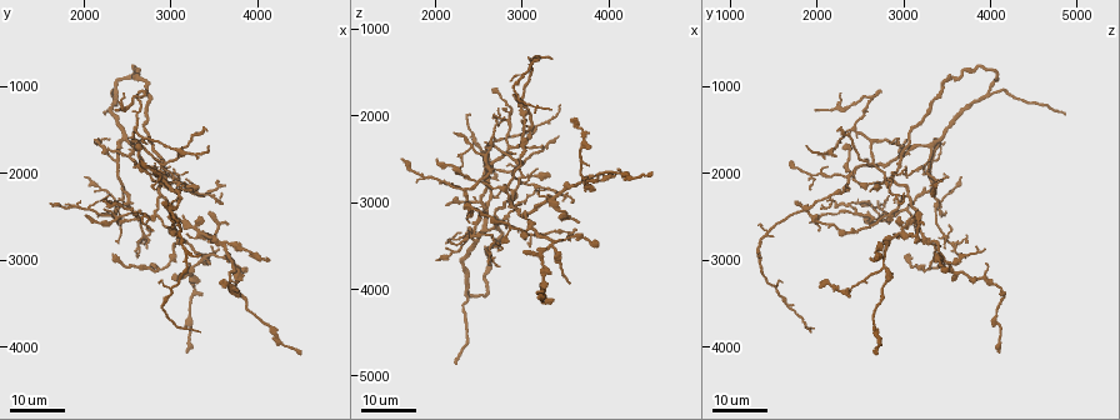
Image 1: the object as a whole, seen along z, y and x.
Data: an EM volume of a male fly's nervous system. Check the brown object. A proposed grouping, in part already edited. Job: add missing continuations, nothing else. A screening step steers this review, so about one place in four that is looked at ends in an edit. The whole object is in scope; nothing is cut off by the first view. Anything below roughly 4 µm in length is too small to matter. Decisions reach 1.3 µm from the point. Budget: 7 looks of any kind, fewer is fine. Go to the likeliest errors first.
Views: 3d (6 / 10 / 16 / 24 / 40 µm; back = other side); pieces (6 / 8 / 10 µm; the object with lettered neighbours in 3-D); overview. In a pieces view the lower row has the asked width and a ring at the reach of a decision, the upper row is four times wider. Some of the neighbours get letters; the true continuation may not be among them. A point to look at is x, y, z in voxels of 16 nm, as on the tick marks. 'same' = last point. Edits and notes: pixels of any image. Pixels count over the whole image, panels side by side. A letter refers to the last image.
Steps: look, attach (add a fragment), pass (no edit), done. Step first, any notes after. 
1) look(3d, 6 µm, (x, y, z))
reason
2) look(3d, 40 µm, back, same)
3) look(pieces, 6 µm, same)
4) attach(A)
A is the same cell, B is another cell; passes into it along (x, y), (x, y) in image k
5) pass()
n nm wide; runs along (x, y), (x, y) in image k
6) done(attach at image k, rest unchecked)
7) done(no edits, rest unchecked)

look(3d, 24 µm, (2250, 1300, 4850))
an open end

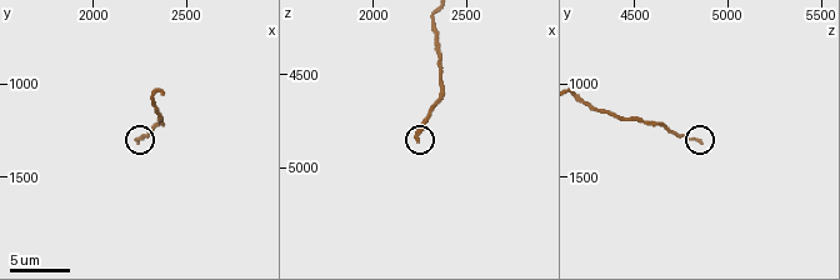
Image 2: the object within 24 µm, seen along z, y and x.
look(pieces, 10 µm, (2220, 1320, 4860))

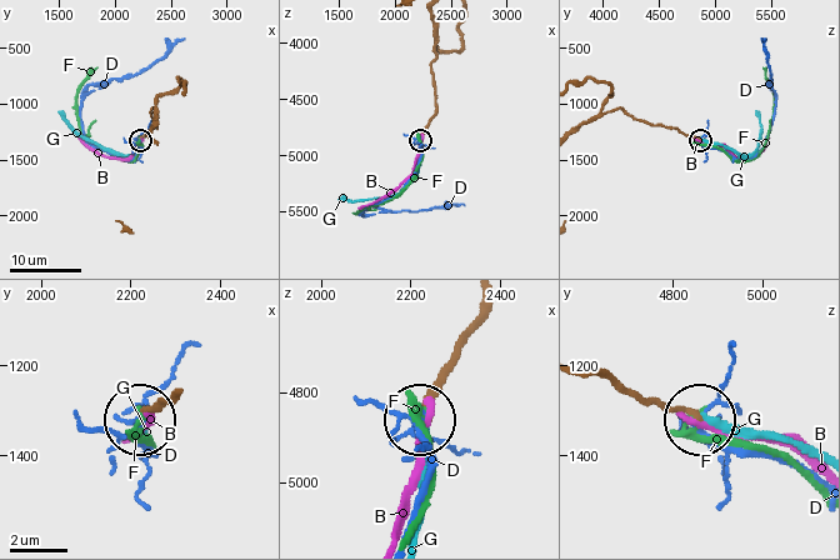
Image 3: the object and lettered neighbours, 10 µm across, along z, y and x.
attach(G)
210 nm wide; G is the same cell, B, D and F are other cells; passes into it along (623, 386), (671, 408), (814, 446) in image 3; the cell continues

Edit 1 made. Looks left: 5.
look(overview)
redraw

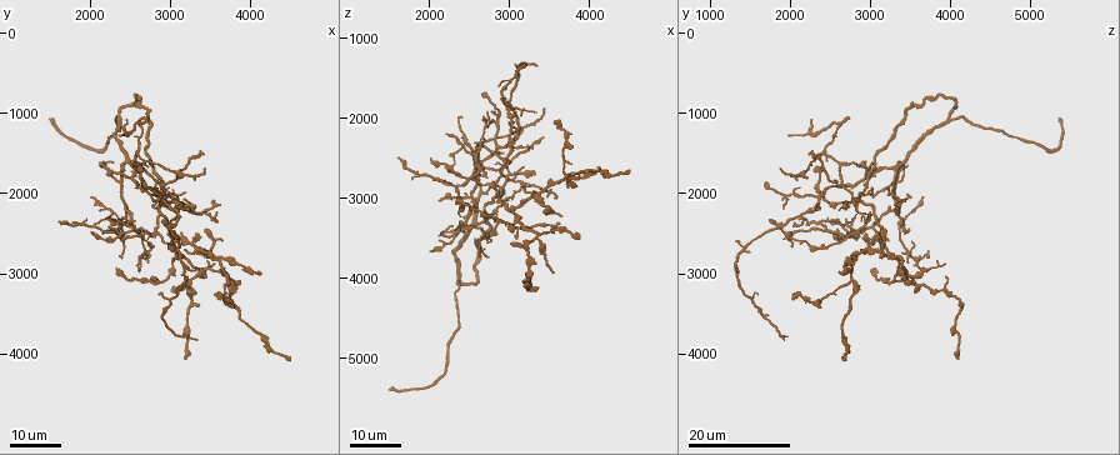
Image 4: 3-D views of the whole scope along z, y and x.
look(3d, 16 µm, (1550, 1100, 5400))
free end

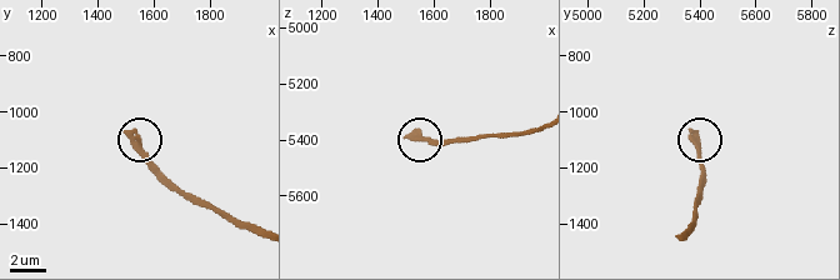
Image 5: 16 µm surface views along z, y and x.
look(pieces, 8 µm, (1530, 1070, 5370))

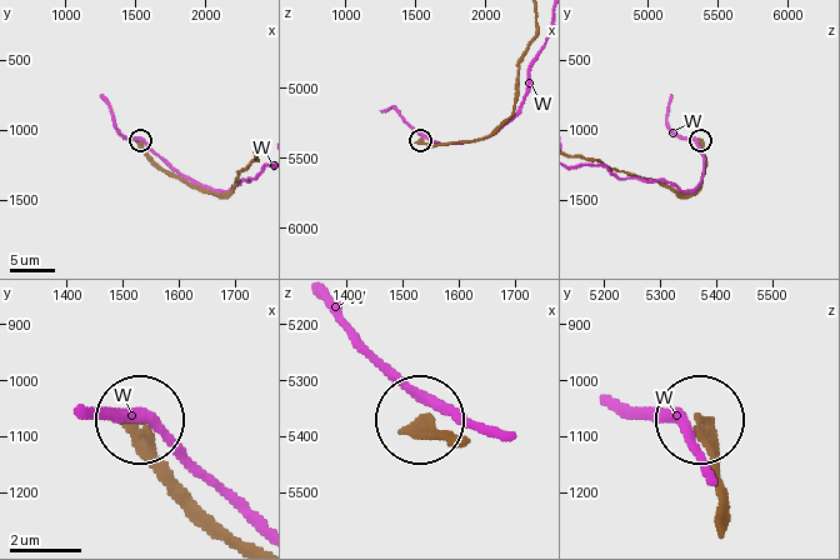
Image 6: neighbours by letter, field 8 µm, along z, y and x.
pass()
260 nm wide; W is another cell; runs along (719, 509), (719, 474), (700, 423) in image 6; no lettered fragment goes on from it

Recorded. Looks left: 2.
look(3d, 16 µm, (2150, 1600, 3050))
free end

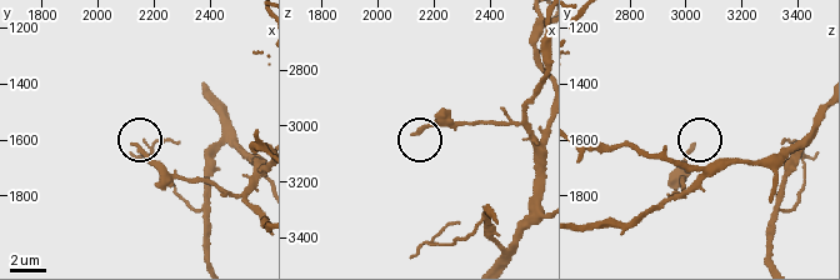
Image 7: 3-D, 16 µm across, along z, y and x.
look(pieces, 6 µm, (2130, 1610, 3030))
see the neighbours

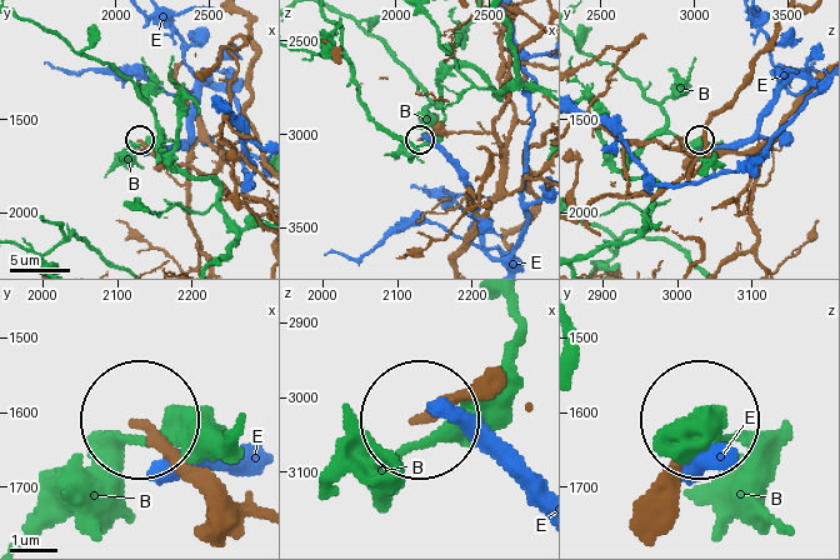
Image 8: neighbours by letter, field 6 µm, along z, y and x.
pass()
B and E are other cells; none of them fits

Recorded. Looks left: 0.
done(attach at image 3, rest unchecked)

